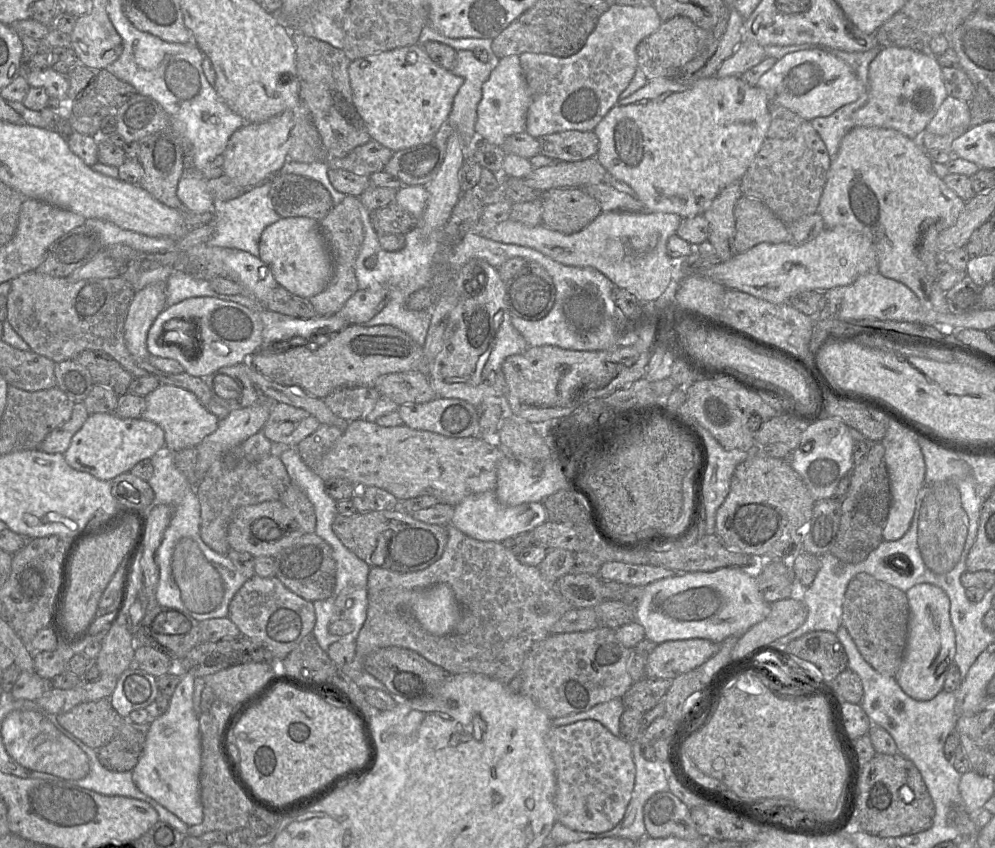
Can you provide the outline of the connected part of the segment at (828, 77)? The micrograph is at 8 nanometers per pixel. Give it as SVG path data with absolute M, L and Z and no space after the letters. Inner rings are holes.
M818 48L785 55L760 77L756 86L765 90L770 97L770 103L789 109L806 121L830 116L839 108L856 101L863 93L863 86L852 68Z

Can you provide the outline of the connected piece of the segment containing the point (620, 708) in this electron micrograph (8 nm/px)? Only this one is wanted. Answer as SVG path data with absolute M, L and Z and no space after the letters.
M615 698L608 702L598 704L593 708L577 713L553 719L552 726L566 726L578 721L595 720L605 726L614 736L620 735L620 717L625 710L621 698Z

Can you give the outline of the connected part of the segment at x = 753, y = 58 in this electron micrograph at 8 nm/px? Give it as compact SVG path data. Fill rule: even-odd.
M743 40L732 56L727 58L716 75L718 78L741 77L749 69L758 65L767 57L762 45L749 40Z

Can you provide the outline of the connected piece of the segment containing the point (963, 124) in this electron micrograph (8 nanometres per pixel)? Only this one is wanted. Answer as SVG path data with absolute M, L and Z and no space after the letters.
M948 95L926 130L936 135L945 135L956 129L966 130L970 126L970 103Z

